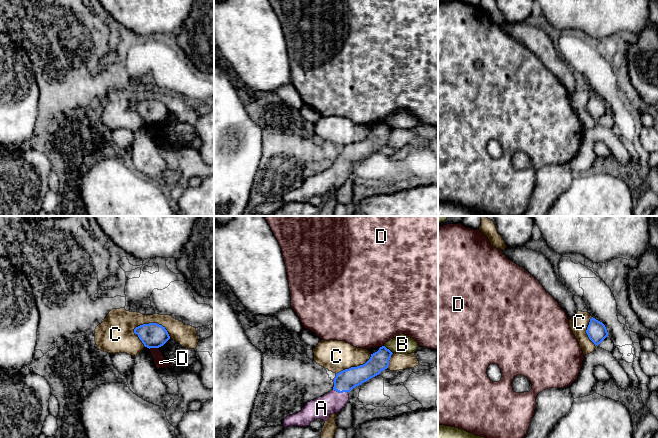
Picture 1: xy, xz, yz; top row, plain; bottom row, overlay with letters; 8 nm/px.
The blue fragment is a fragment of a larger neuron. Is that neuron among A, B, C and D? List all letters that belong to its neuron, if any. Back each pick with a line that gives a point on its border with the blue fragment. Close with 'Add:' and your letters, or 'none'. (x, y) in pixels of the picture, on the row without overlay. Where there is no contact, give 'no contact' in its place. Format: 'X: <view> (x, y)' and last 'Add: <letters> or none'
A: xz (341, 168)
Add: A

